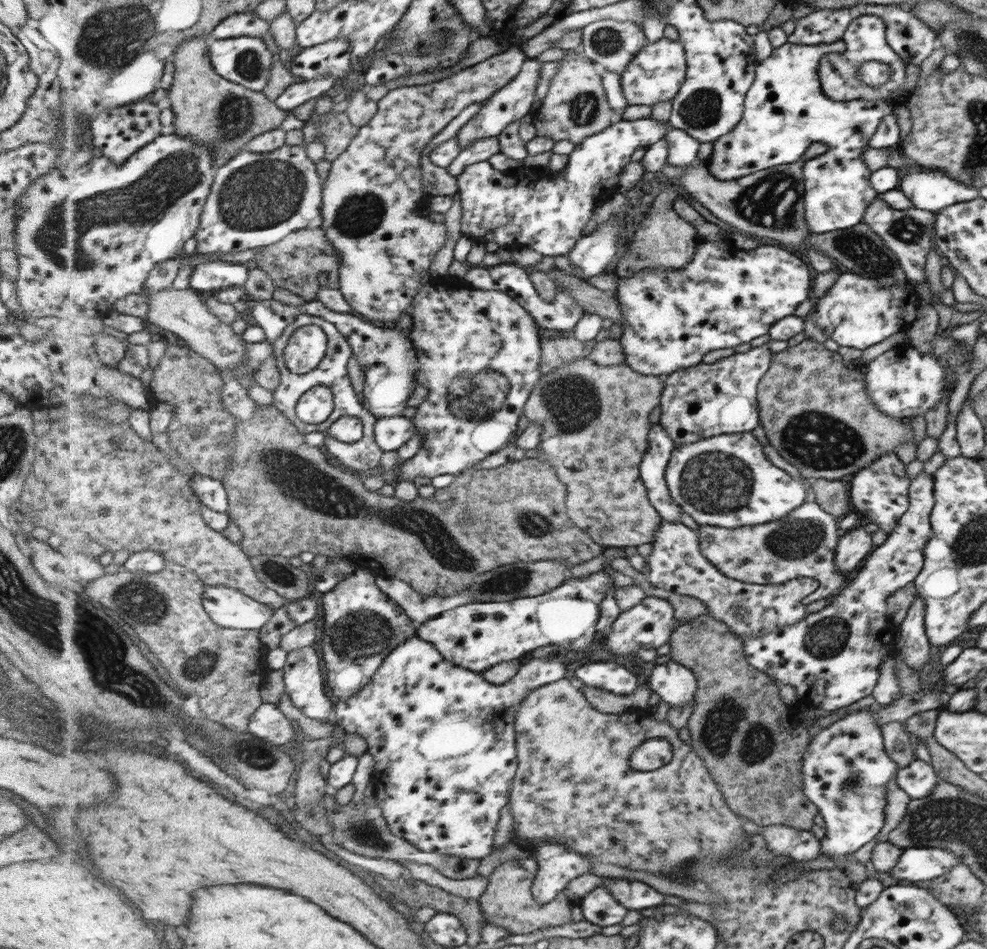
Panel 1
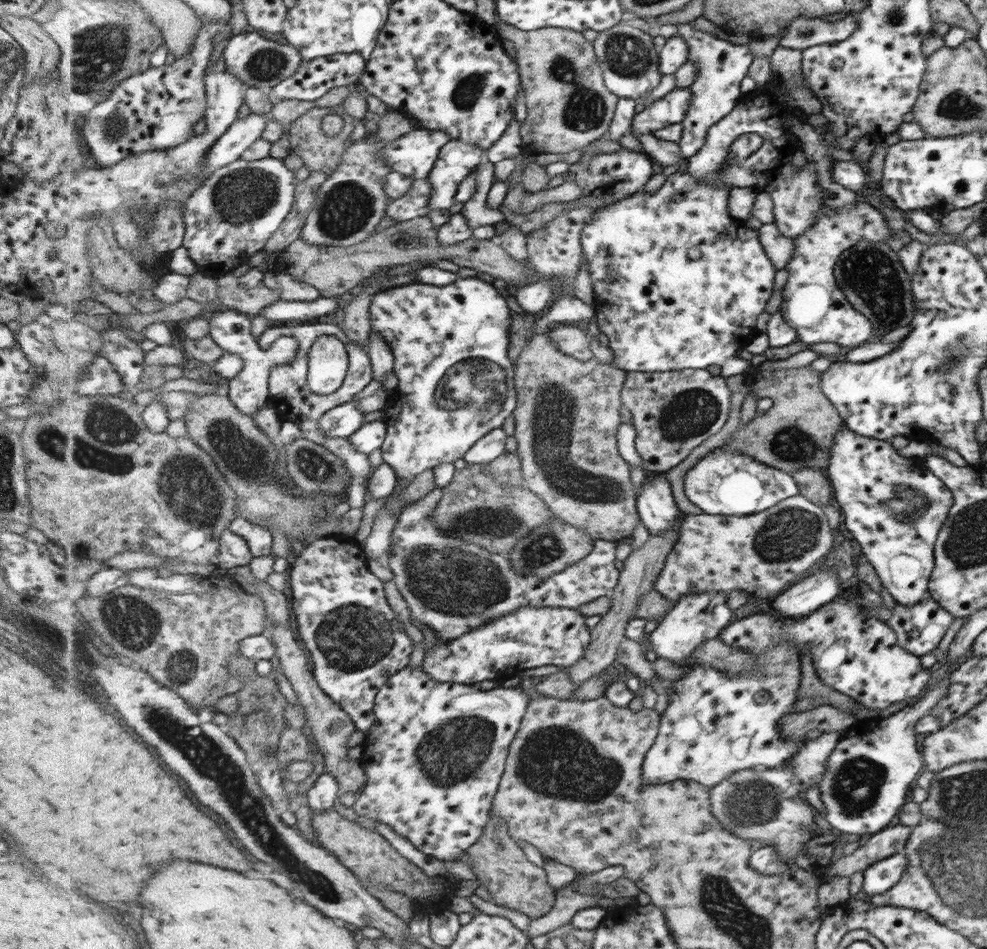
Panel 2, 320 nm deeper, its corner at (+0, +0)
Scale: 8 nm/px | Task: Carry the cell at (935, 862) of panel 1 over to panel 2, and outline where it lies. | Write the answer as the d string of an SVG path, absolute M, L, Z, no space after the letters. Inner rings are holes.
M901 852L870 864L862 871L861 890L872 899L881 895L881 892L889 891L900 881L907 864L908 860Z

